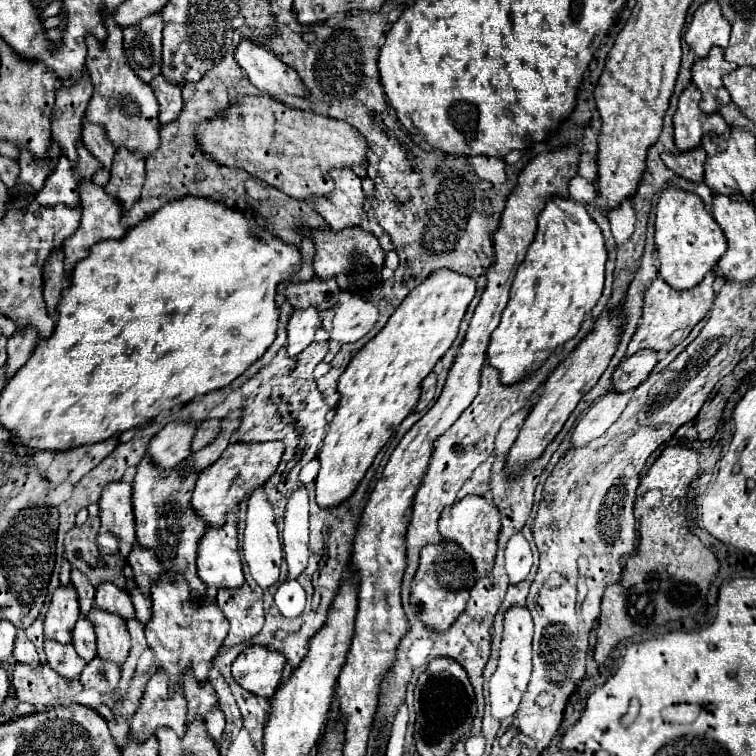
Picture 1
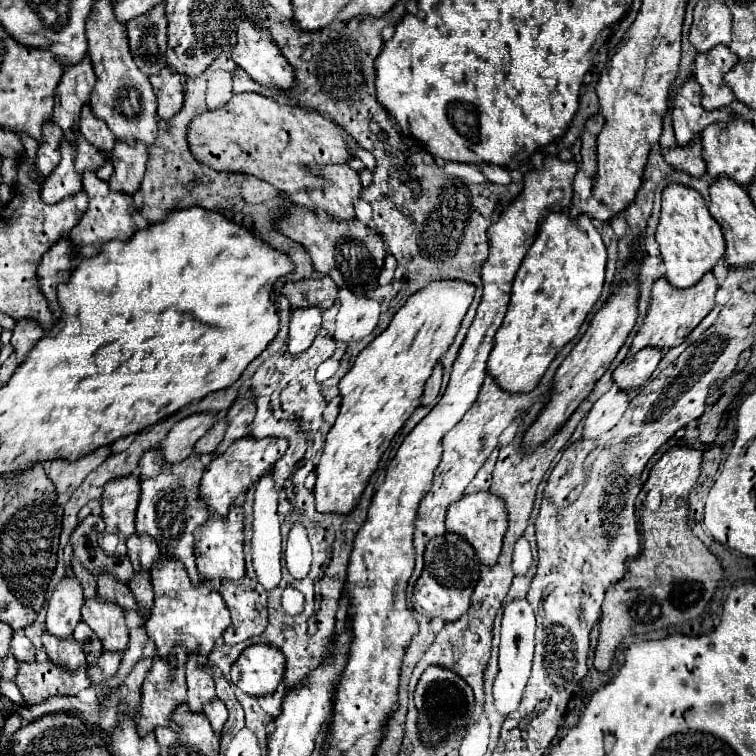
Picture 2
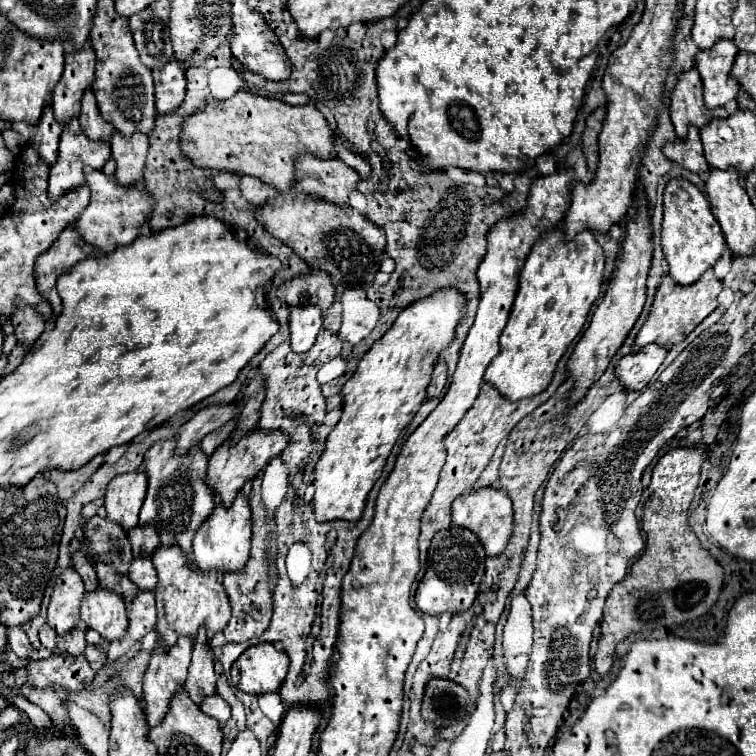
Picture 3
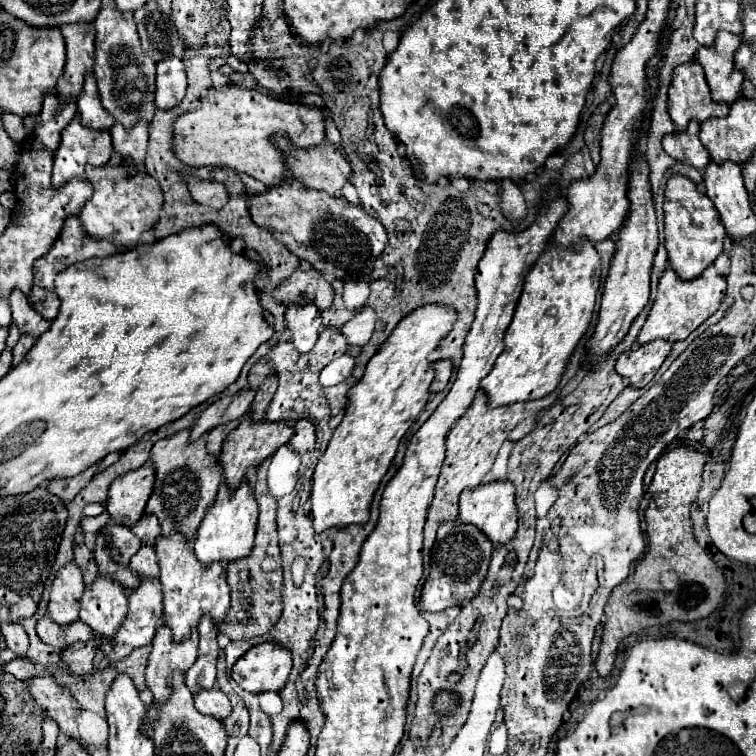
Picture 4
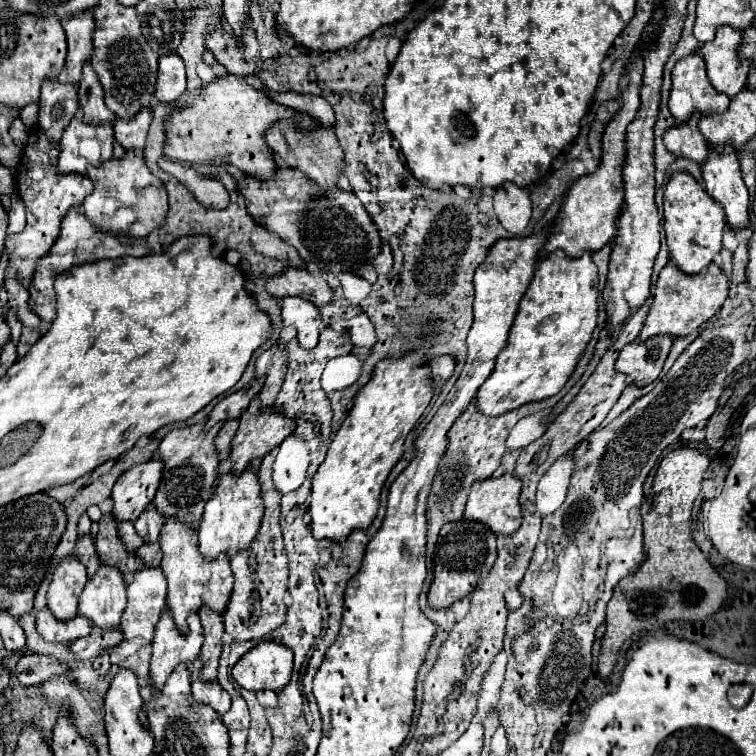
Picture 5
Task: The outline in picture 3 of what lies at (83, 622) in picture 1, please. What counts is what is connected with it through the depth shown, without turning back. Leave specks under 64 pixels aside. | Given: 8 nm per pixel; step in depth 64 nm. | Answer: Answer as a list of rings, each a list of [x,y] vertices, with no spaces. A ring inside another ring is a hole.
[[[88,630],[88,632],[86,632],[86,640],[88,640],[88,644],[86,644],[88,662],[90,662],[92,668],[98,672],[98,670],[104,666],[104,662],[106,662],[110,642],[104,640],[102,636],[98,636],[94,630]]]

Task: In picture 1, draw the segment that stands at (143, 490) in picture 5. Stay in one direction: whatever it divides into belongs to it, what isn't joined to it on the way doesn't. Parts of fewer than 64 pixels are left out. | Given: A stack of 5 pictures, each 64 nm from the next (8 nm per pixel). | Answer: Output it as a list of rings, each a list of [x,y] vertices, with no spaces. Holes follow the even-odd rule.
[[[122,480],[106,484],[98,506],[102,528],[118,538],[118,554],[126,558],[136,540],[132,516],[132,484]]]

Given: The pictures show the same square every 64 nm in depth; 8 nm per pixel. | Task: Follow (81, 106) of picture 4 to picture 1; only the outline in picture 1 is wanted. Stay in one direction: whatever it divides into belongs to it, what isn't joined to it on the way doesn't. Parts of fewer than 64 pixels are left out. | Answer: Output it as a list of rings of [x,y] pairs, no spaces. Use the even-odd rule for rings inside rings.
[[[84,118],[84,124],[82,124],[82,140],[84,140],[86,148],[104,164],[104,168],[110,170],[110,164],[112,164],[112,158],[114,158],[116,148],[112,146],[112,142],[108,140],[108,136],[104,132],[106,130],[100,124],[92,124],[92,122],[88,122]]]

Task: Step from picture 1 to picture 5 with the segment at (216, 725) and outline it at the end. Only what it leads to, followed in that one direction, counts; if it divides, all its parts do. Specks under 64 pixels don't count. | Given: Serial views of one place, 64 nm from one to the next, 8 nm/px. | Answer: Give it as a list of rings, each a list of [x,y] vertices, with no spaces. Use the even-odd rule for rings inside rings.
[[[200,656],[190,664],[190,674],[192,674],[192,694],[198,702],[212,706],[220,716],[228,712],[230,708],[230,694],[218,684],[218,680],[206,682],[202,678],[202,662]]]

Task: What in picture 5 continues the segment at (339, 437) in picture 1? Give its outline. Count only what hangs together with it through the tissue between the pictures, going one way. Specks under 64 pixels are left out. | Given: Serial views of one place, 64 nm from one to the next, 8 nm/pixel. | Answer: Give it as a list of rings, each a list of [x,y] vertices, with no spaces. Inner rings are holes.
[[[428,346],[406,358],[380,360],[372,380],[354,398],[354,408],[336,432],[326,460],[312,480],[310,528],[314,538],[344,542],[352,530],[364,530],[376,518],[382,486],[404,454],[406,436],[434,396],[430,370],[426,364],[418,364],[426,350]]]

